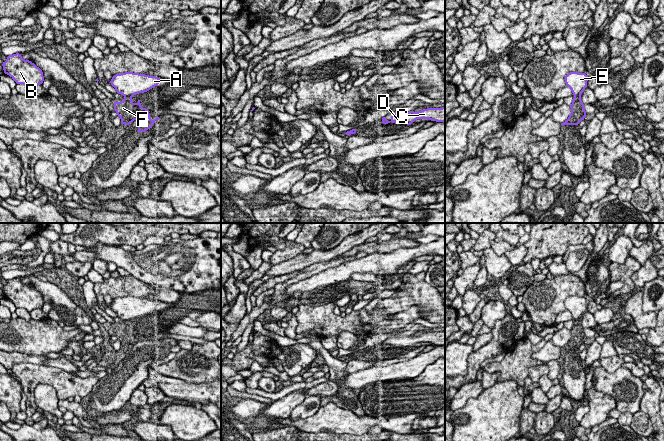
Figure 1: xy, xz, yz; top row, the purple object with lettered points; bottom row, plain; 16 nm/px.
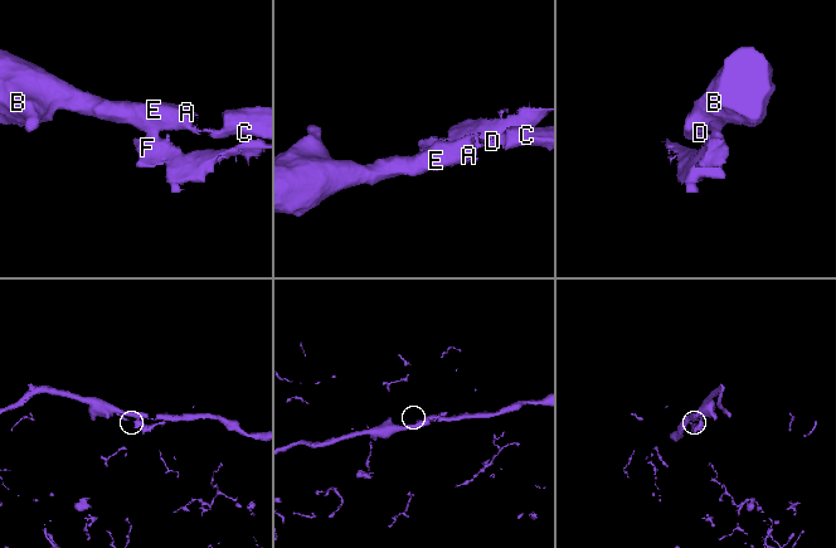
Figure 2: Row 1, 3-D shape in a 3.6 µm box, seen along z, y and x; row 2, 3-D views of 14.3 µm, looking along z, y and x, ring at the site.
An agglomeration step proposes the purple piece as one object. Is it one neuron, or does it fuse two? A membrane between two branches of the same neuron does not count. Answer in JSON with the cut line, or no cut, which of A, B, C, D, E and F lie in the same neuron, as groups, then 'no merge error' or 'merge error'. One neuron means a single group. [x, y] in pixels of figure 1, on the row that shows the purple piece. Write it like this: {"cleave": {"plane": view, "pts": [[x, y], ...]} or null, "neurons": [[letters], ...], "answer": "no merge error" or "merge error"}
{"cleave": {"plane": "xy", "pts": [[131, 95], [126, 97]]}, "neurons": [["A", "B", "C", "D", "E"], ["F"]], "answer": "merge error"}

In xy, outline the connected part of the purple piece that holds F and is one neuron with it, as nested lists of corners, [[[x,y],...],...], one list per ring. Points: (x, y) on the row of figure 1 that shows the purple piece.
[[[127,96],[122,102],[113,102],[114,111],[121,118],[121,124],[129,125],[135,119],[138,120],[138,133],[145,132],[150,129],[156,120],[161,117],[156,117],[154,120],[150,119],[150,114],[147,108],[142,108],[140,100],[137,104],[132,102],[132,96]]]

